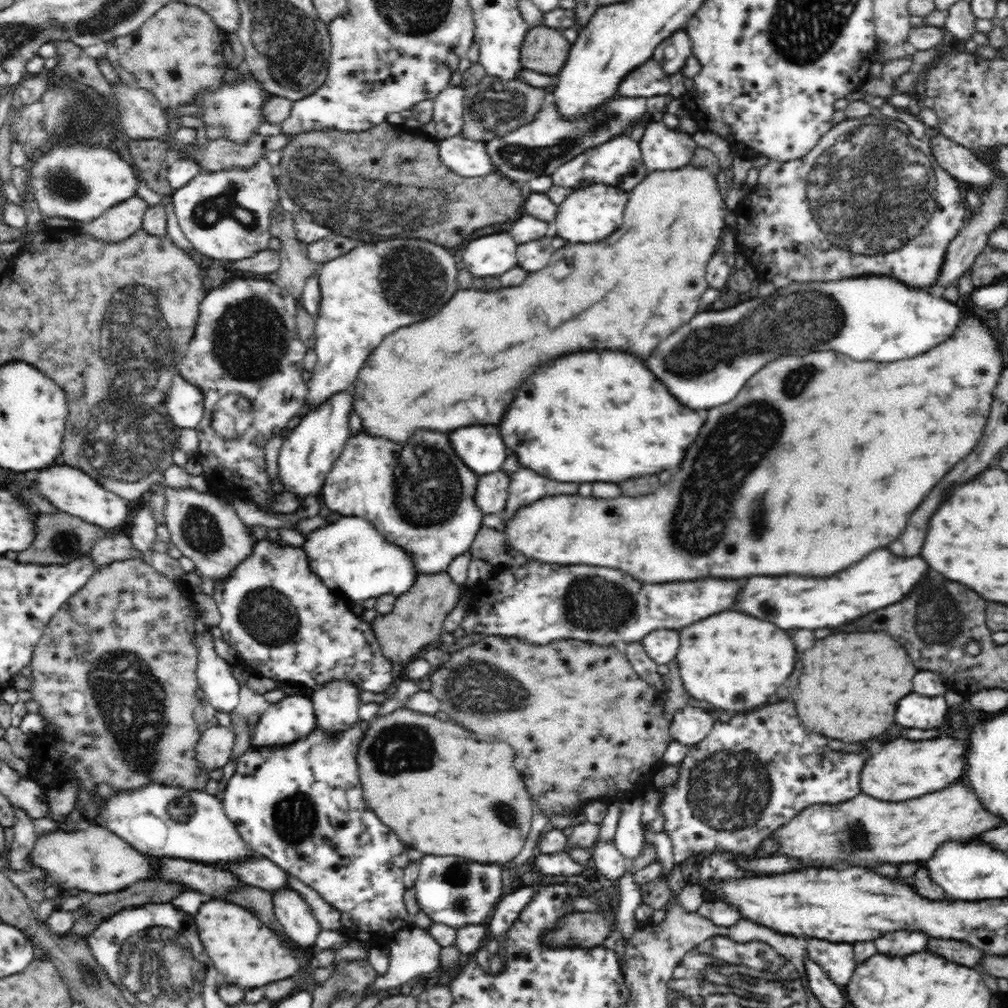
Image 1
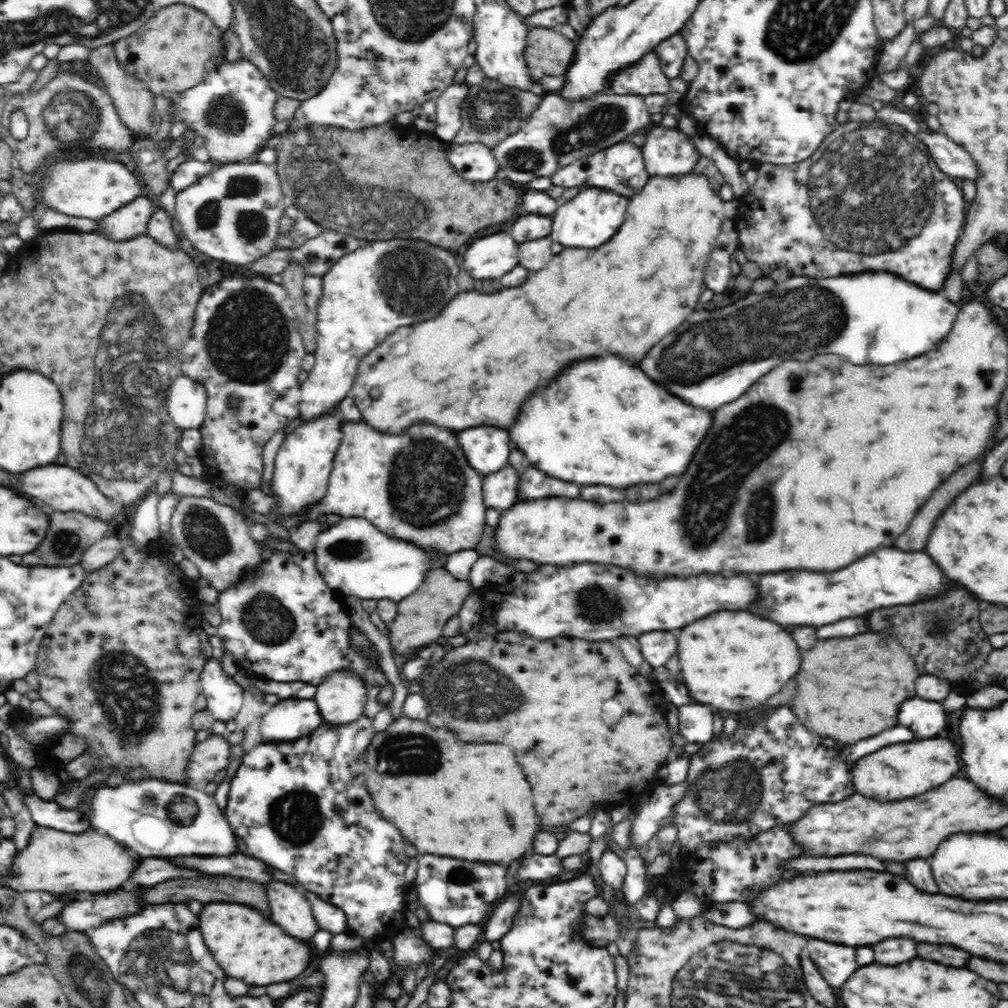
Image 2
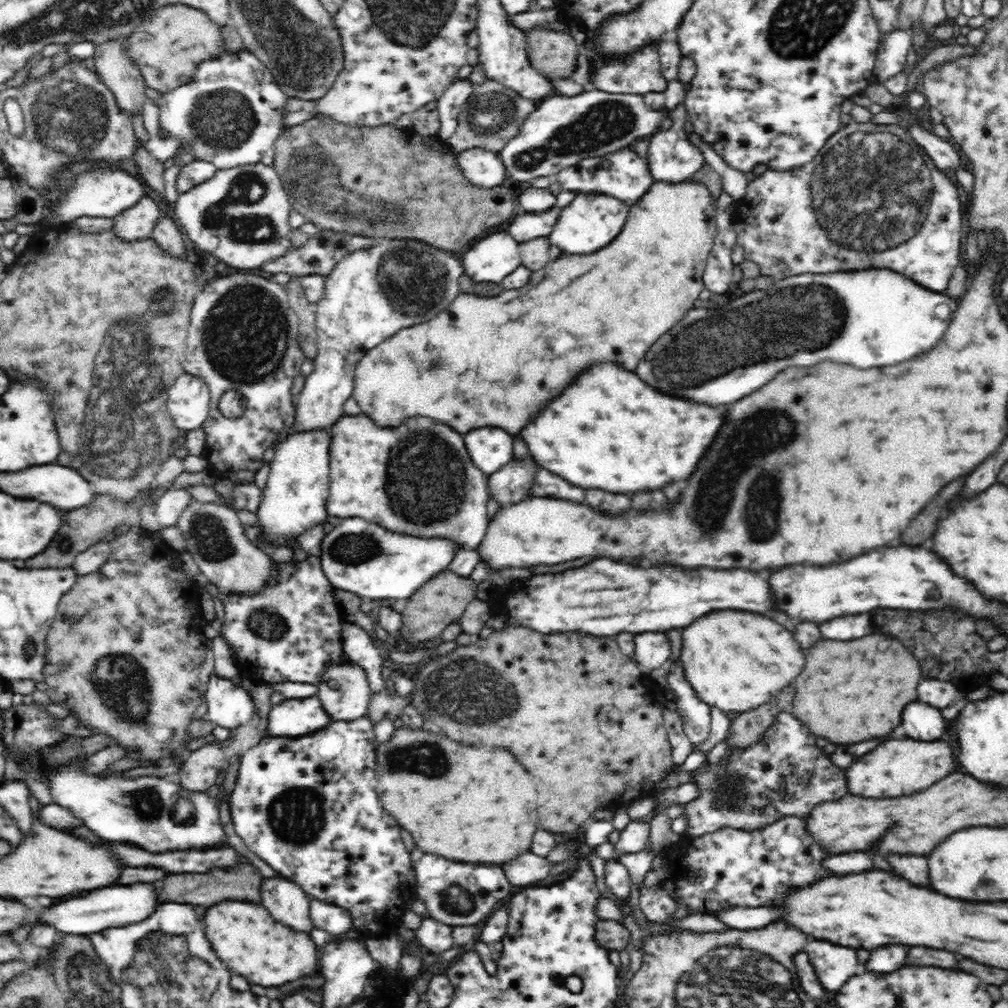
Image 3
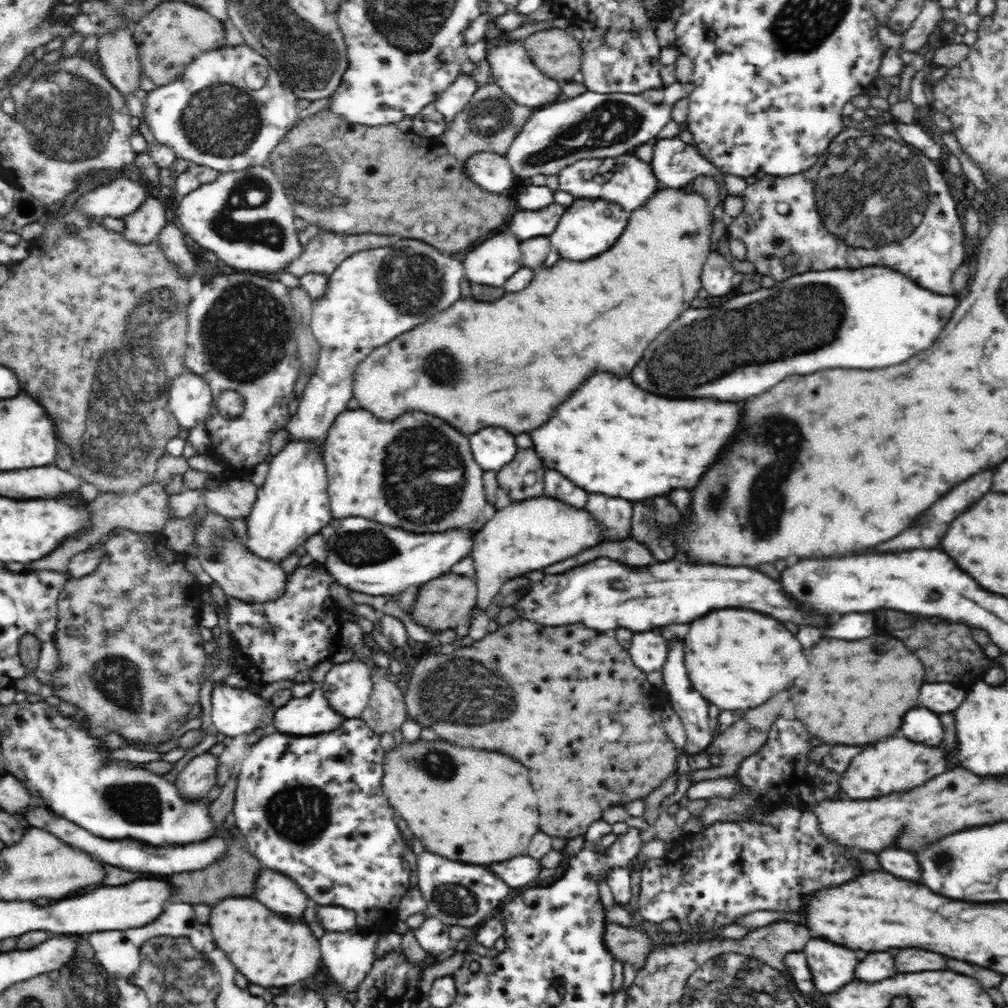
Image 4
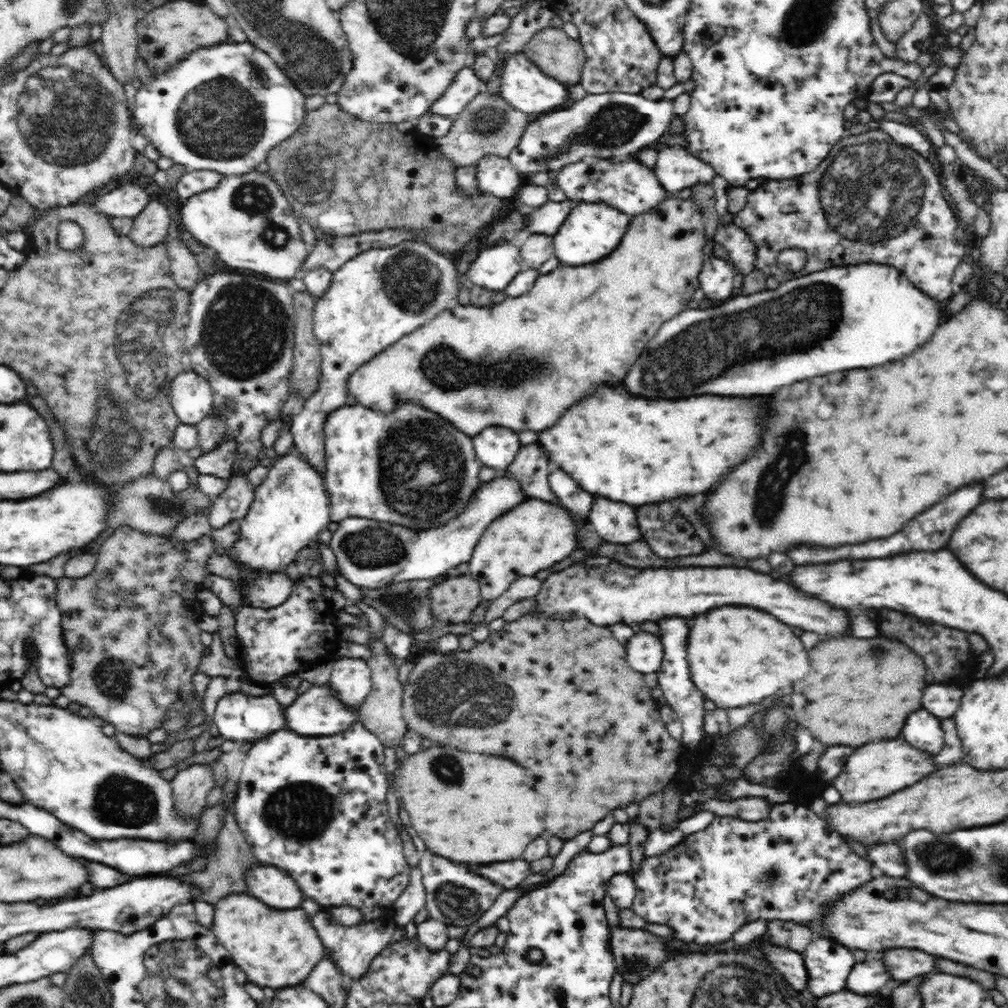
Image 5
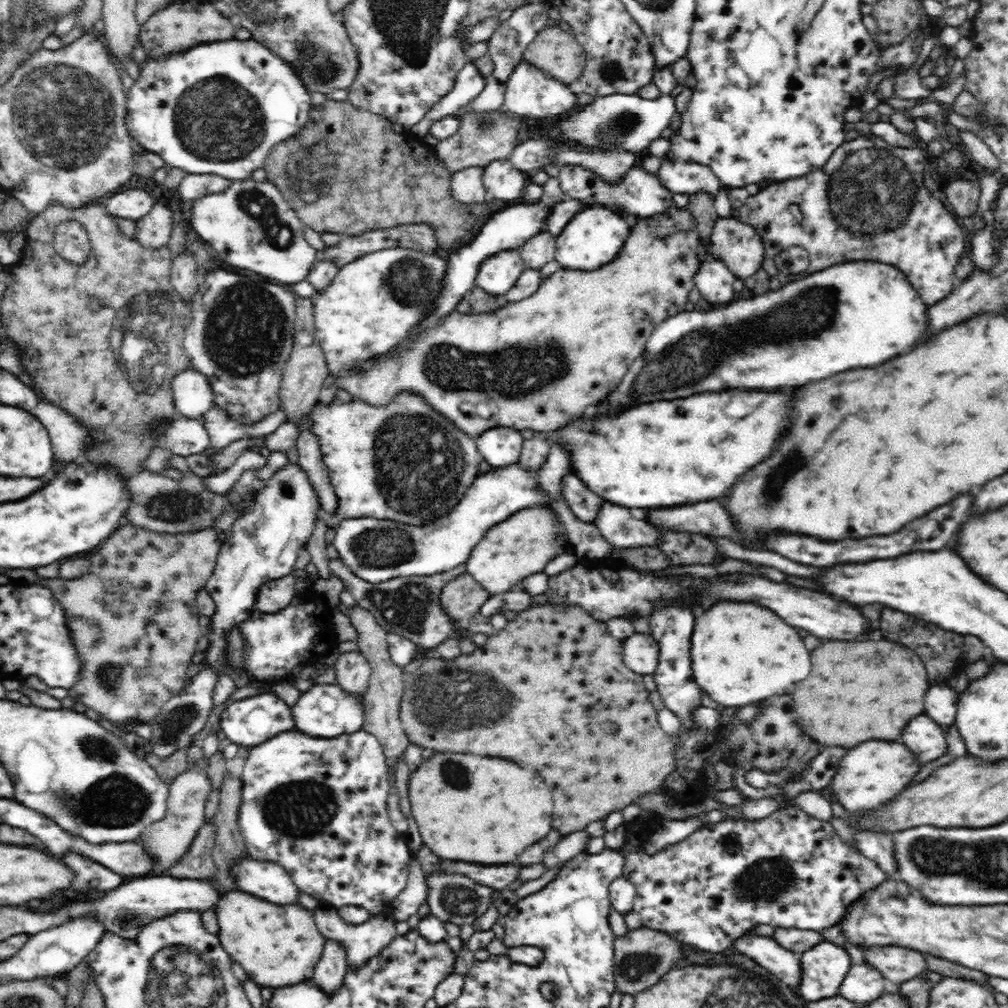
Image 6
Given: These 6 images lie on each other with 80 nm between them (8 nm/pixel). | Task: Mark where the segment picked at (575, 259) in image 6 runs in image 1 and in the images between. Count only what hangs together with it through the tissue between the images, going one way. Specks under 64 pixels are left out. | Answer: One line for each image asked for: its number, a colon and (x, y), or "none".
1: (588, 215)
2: (590, 218)
3: (592, 220)
4: (589, 226)
5: (591, 231)

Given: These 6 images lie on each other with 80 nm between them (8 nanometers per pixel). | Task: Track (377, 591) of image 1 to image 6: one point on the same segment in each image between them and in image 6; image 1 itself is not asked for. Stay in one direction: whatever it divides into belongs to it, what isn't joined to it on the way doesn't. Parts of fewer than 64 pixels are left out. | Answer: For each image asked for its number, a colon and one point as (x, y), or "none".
2: (355, 558)
3: (358, 556)
4: (363, 555)
5: (371, 554)
6: (376, 550)

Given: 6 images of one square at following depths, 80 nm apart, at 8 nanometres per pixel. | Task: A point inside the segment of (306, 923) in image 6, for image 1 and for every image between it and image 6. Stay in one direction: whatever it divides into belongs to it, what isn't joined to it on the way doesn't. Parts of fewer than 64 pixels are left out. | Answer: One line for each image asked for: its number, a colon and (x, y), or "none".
1: (246, 953)
2: (247, 945)
3: (247, 939)
4: (268, 951)
5: (276, 948)

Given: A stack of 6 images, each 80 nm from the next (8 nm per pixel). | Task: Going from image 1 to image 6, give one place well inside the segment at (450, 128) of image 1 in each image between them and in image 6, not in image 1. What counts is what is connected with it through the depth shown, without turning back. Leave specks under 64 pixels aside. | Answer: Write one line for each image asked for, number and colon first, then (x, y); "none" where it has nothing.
2: (448, 104)
3: (449, 105)
4: (457, 97)
5: (466, 85)
6: (470, 82)

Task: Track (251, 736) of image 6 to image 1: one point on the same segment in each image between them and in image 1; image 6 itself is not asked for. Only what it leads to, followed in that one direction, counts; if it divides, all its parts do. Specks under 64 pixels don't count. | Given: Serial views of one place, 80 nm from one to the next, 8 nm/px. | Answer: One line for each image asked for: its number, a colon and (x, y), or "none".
1: (214, 674)
2: (224, 696)
3: (230, 706)
4: (235, 712)
5: (239, 717)

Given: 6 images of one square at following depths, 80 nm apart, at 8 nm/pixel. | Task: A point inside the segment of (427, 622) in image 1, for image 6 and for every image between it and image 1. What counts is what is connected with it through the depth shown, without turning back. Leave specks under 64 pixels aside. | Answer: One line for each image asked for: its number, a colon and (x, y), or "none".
2: (421, 617)
3: (441, 601)
4: (448, 601)
5: (454, 600)
6: (462, 598)

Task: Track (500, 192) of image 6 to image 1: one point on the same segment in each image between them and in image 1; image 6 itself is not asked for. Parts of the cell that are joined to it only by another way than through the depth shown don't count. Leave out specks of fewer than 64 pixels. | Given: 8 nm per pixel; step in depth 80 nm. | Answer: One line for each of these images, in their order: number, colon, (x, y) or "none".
1: (467, 158)
2: (475, 162)
3: (485, 169)
4: (491, 172)
5: (496, 176)

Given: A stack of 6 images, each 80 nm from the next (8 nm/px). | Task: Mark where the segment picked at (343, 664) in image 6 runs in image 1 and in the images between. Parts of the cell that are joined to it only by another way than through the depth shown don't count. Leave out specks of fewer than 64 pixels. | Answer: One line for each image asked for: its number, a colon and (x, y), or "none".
1: (336, 704)
2: (341, 698)
3: (344, 690)
4: (348, 687)
5: (351, 681)

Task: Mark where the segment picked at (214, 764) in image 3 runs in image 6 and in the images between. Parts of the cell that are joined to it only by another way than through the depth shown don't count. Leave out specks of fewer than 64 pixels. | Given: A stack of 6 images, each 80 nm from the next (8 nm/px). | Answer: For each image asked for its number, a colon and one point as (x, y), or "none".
4: (194, 781)
5: (190, 786)
6: (165, 842)

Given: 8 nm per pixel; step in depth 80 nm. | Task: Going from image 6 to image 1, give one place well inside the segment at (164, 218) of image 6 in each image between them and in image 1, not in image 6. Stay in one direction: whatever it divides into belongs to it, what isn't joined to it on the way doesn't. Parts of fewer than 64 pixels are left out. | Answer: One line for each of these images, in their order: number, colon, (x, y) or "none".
1: (121, 221)
2: (130, 220)
3: (138, 222)
4: (143, 226)
5: (150, 227)

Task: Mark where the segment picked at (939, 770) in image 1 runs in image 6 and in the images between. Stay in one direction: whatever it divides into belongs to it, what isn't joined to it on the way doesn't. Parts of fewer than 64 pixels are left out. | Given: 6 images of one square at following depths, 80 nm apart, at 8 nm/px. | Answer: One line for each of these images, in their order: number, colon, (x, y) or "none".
2: (898, 771)
3: (896, 767)
4: (896, 764)
5: (878, 769)
6: (875, 771)

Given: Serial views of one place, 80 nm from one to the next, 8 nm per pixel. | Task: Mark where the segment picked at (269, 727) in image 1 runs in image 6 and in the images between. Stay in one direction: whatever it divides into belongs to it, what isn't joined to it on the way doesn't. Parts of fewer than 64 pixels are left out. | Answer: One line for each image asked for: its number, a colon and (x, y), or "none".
2: (289, 719)
3: (294, 718)
4: (310, 715)
5: (316, 713)
6: (323, 712)

